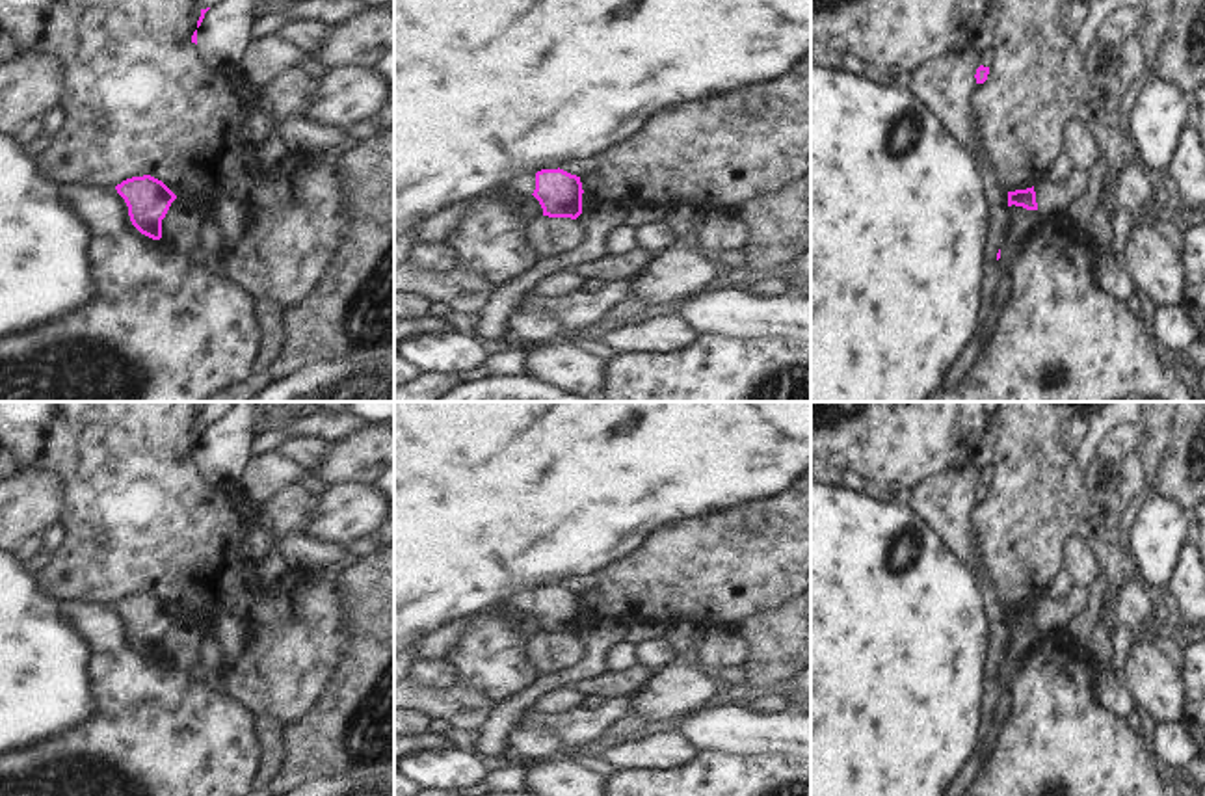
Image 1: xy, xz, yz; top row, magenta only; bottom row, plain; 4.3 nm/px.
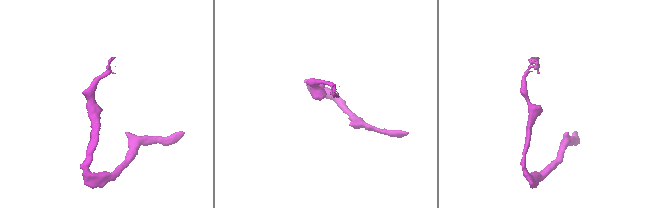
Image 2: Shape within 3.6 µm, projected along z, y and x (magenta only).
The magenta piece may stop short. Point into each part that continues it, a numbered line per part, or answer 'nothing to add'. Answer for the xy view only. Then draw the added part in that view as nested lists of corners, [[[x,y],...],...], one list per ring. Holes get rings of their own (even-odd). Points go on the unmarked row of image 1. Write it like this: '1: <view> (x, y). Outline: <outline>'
1: xy (227, 447). Outline: [[[236,402],[221,418],[214,420],[197,444],[197,461],[216,482],[240,482],[255,458],[255,437],[260,431],[253,417],[253,402]]]

